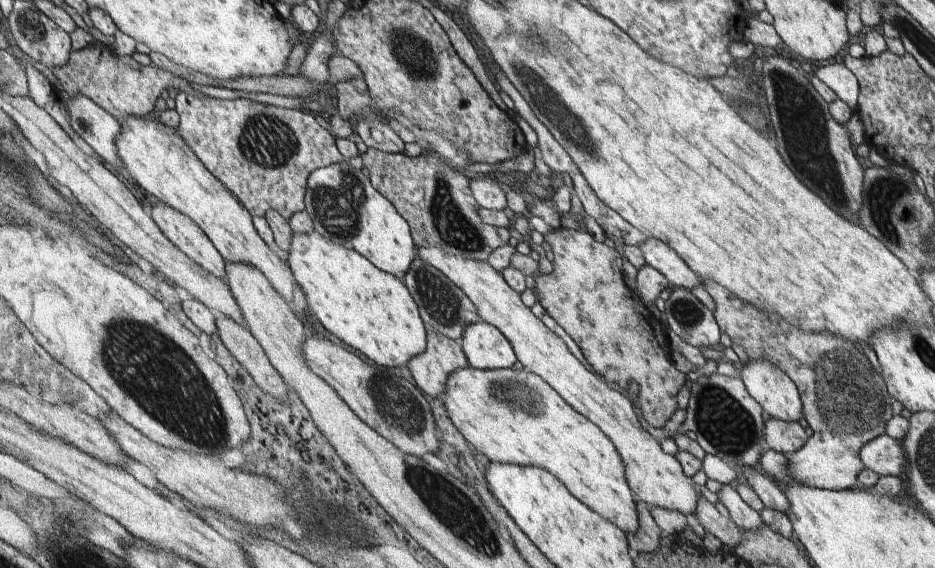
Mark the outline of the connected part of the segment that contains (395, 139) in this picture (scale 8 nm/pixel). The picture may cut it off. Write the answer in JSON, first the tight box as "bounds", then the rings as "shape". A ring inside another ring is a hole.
{"bounds":[353,117,404,153],"shape":[[[358,117],[353,120],[364,144],[385,153],[404,153],[404,142],[388,125]]]}

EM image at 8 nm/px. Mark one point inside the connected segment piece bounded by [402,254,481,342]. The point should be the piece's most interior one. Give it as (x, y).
(444, 308)

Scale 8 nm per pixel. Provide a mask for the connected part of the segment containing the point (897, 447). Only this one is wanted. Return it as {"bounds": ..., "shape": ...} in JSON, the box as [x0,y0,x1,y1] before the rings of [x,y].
{"bounds":[860,434,908,476],"shape":[[[886,434],[867,442],[860,449],[860,458],[866,469],[882,475],[905,476],[908,458],[901,442]]]}

